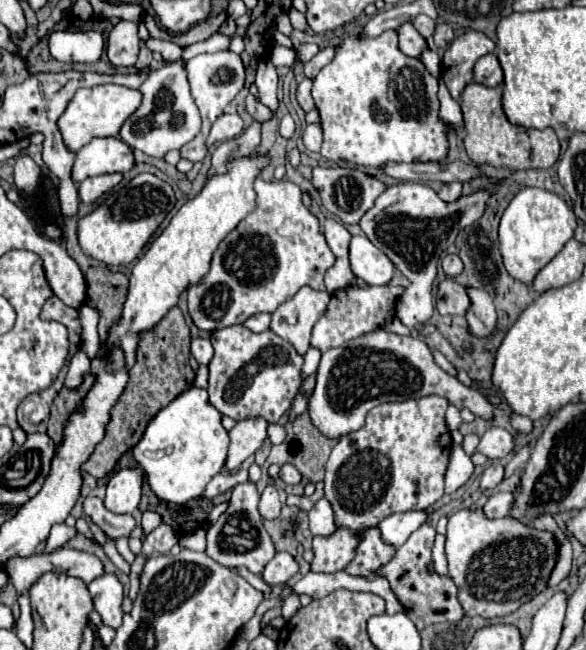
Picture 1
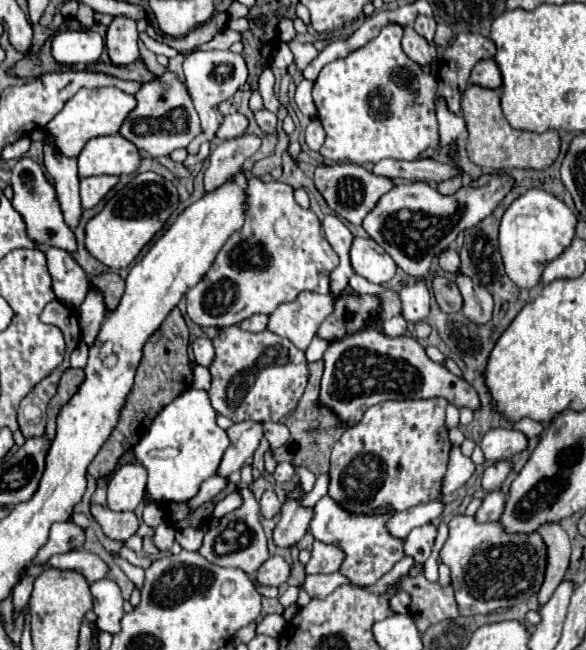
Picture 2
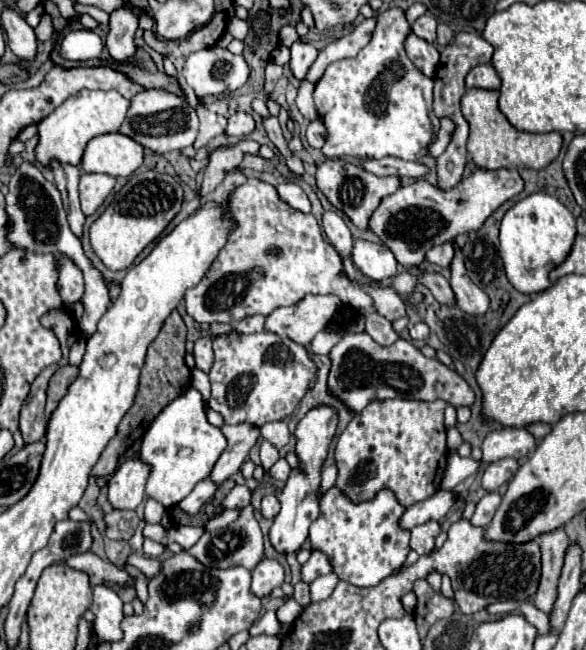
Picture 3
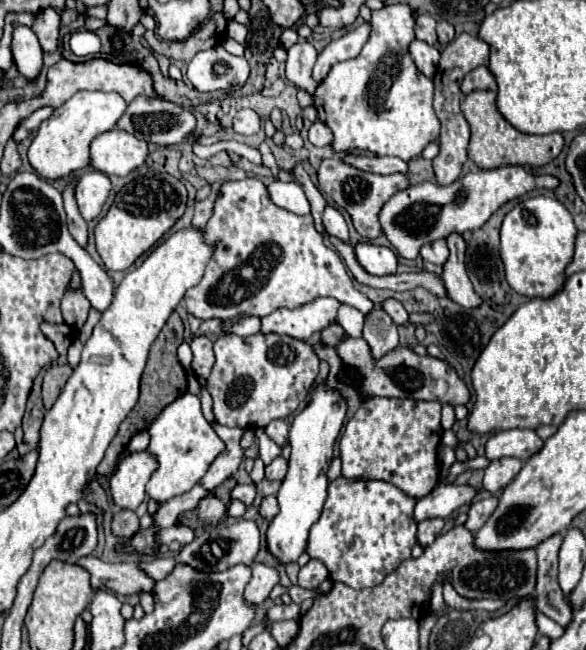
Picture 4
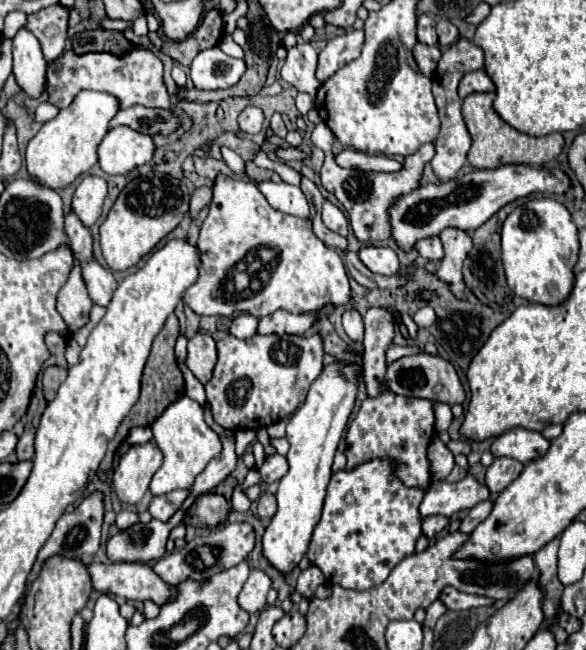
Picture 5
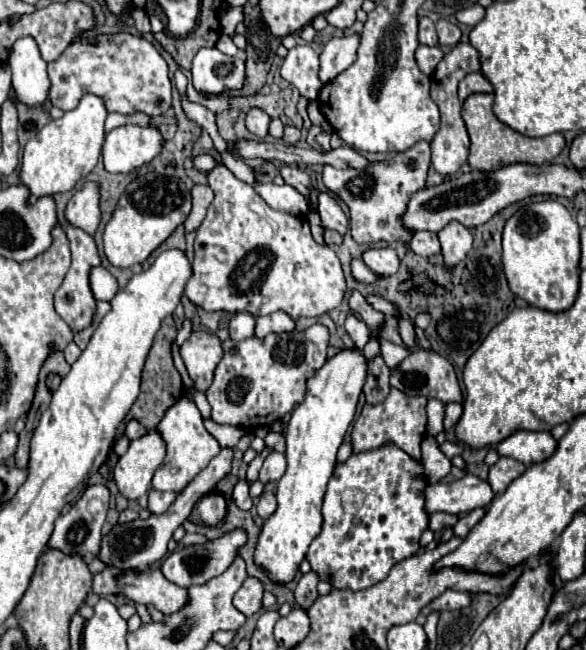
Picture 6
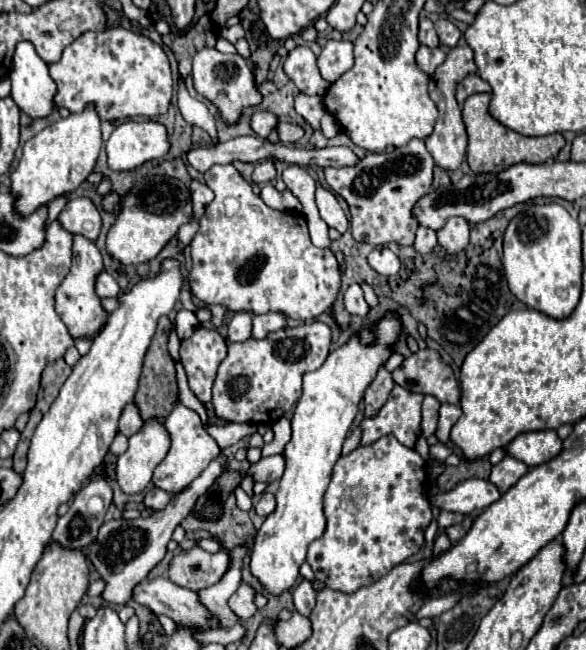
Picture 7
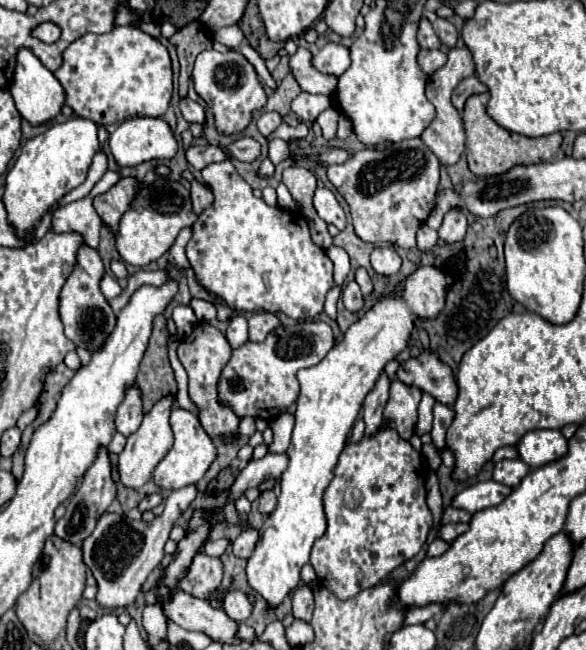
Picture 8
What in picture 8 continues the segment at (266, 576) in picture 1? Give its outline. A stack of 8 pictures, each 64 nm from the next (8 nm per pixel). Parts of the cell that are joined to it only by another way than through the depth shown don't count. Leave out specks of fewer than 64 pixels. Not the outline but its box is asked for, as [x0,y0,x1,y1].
[222,590,252,622]

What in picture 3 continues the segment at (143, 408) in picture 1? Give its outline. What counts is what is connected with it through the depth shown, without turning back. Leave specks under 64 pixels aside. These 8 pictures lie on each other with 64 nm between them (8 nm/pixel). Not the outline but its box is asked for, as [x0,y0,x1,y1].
[92,310,190,476]

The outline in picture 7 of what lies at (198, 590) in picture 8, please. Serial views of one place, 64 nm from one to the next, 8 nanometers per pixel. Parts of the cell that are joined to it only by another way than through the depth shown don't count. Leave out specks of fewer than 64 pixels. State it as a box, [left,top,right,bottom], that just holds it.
[168,546,230,592]

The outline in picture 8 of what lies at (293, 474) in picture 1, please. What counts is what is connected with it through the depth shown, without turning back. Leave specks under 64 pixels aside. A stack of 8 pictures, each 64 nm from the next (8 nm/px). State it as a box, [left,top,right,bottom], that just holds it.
[228,452,288,502]

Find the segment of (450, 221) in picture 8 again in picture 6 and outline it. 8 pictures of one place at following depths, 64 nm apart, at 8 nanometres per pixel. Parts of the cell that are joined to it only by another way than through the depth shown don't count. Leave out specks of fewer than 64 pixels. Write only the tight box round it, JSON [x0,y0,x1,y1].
[438,222,472,268]

